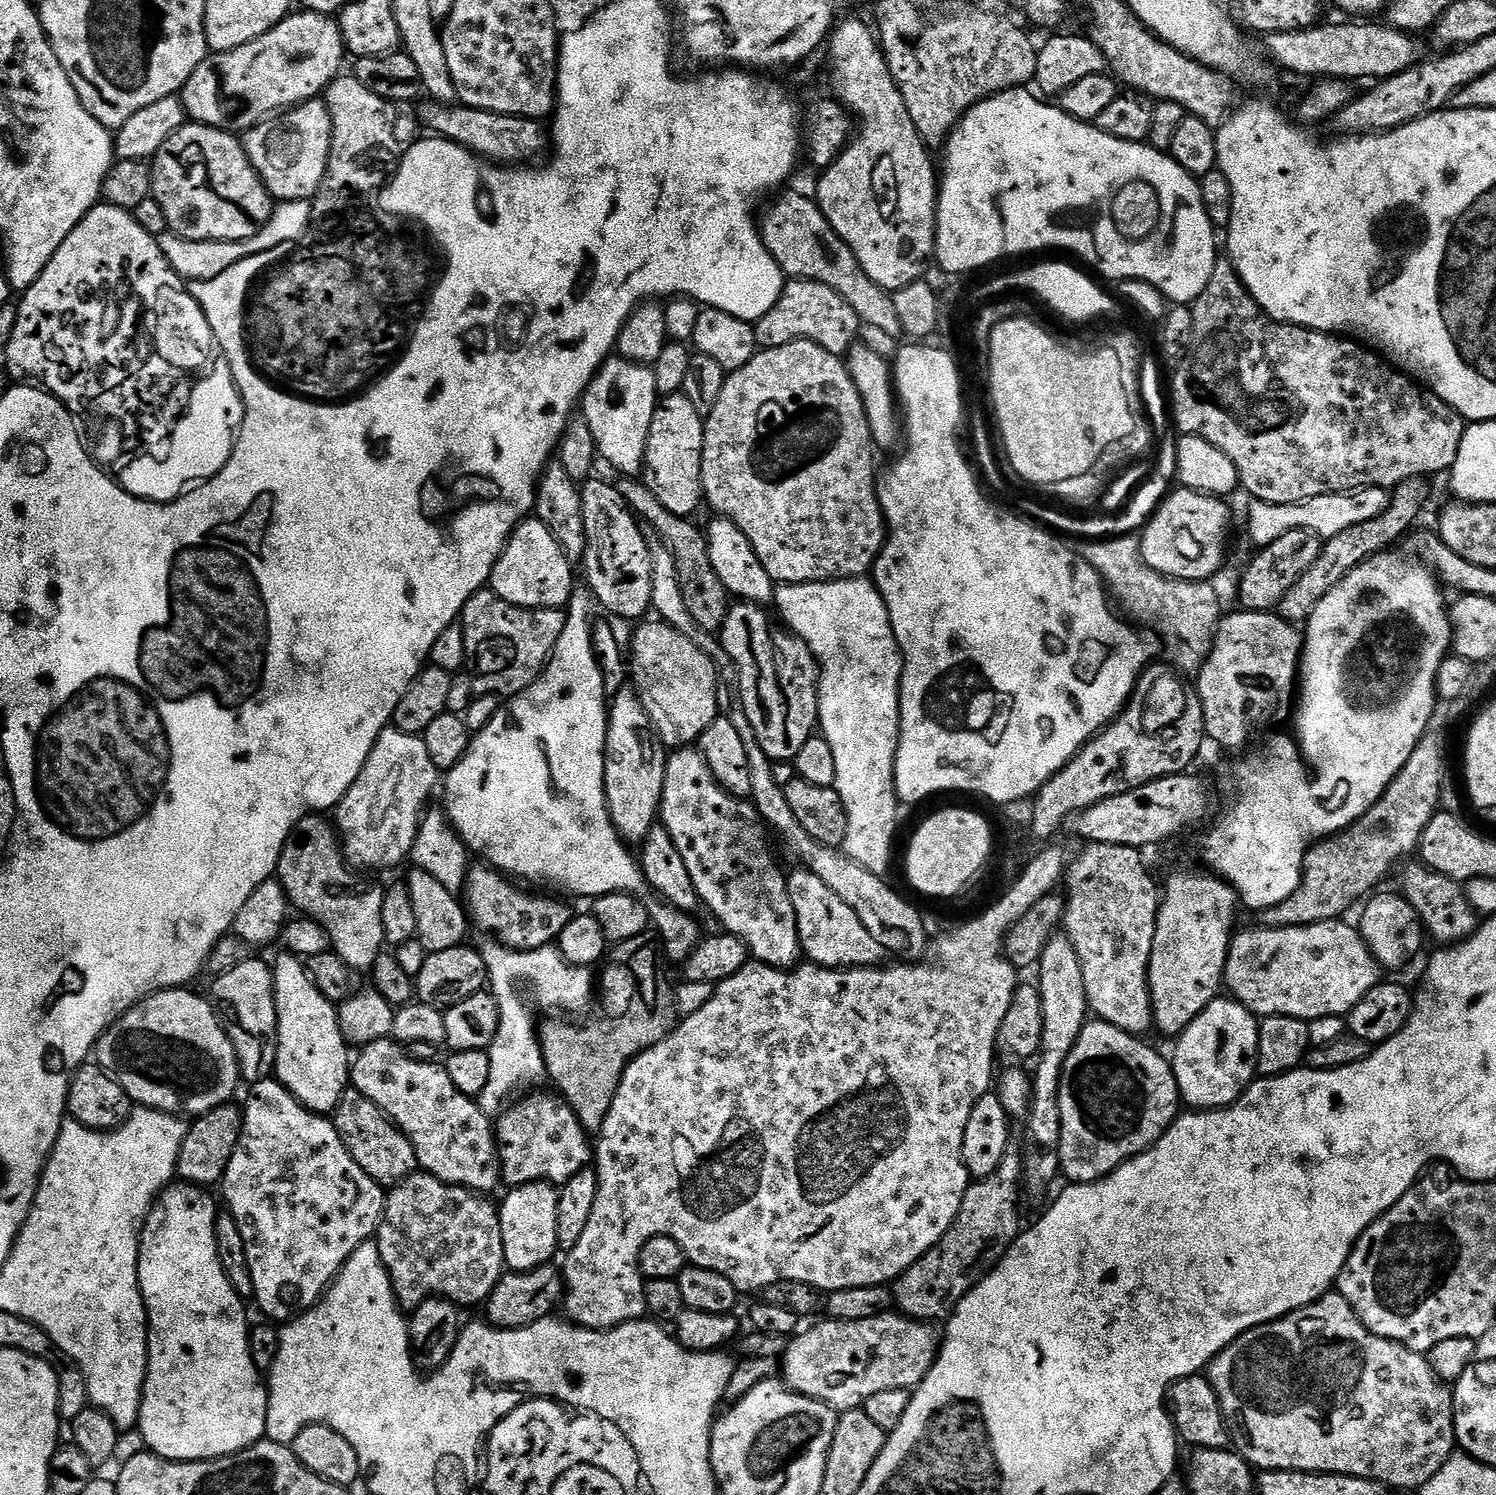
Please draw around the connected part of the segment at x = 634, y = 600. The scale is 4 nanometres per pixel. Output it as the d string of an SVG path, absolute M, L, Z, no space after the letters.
M589 478L580 489L582 514L586 518L586 550L582 567L588 588L608 612L624 620L640 622L652 606L652 559L648 536L615 483Z

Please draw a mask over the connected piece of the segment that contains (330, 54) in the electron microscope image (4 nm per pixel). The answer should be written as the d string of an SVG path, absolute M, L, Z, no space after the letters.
M298 12L254 42L246 42L246 46L208 55L184 83L182 99L187 119L243 134L255 124L327 93L328 85L341 75L346 57L340 25L323 12Z

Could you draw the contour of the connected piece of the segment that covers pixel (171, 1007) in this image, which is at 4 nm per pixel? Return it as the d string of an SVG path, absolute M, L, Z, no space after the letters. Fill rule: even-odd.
M187 987L167 988L165 992L153 992L137 1002L100 1035L94 1049L94 1060L120 1083L133 1105L195 1118L229 1103L236 1087L242 1084L242 1077L234 1042L230 1042L217 1009L216 1012L212 1009L213 1001L203 1000L198 993L188 991L192 990Z

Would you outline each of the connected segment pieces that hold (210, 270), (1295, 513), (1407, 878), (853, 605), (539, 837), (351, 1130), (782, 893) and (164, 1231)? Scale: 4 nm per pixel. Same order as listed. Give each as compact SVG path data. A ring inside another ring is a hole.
M286 200L277 203L272 209L270 222L254 234L254 238L245 240L183 240L170 231L159 236L160 249L170 262L170 266L180 276L181 280L191 282L194 280L209 280L218 278L222 270L230 270L234 262L242 262L242 258L250 258L254 254L262 254L266 250L283 249L284 244L296 240L308 228L308 223L314 220L314 208L307 200Z
M1356 488L1352 492L1322 494L1297 504L1271 504L1252 500L1248 508L1248 536L1256 543L1257 549L1270 546L1270 542L1278 542L1282 534L1290 534L1290 530L1299 528L1310 530L1321 538L1337 536L1342 534L1342 530L1378 515L1389 499L1390 492L1387 488Z
M1405 863L1399 869L1401 872L1398 888L1414 906L1416 913L1419 914L1420 921L1424 924L1425 933L1431 939L1433 936L1437 940L1435 943L1440 946L1458 944L1467 936L1472 935L1478 927L1478 917L1468 899L1464 897L1463 887L1457 881L1432 871L1423 863L1415 863Z
M857 578L854 580L827 580L826 582L810 582L809 584L776 584L776 599L774 608L780 611L780 616L785 620L787 631L797 636L802 642L808 644L808 648L816 657L816 663L820 669L820 719L818 721L819 731L830 742L830 750L834 750L834 763L838 769L836 779L836 792L842 798L842 806L846 806L846 842L843 851L848 857L853 858L859 865L866 867L876 875L885 875L890 862L892 852L892 836L896 832L896 751L900 741L900 676L904 672L904 657L898 642L894 638L894 630L890 622L890 614L882 594L876 589L875 583L868 578Z
M580 604L577 608L571 608L567 609L562 638L558 638L552 651L552 657L548 659L548 665L544 668L544 673L526 691L511 697L507 703L500 706L494 714L493 720L484 729L473 735L472 742L468 745L464 757L455 766L447 769L448 781L445 784L443 781L442 784L442 792L444 788L442 808L447 813L447 820L451 828L462 838L469 853L476 855L477 852L484 859L481 861L485 865L495 868L496 871L504 873L509 878L527 882L529 885L541 884L544 887L541 889L544 890L555 890L557 893L573 892L576 896L588 896L587 898L595 898L611 892L628 892L632 896L644 898L650 892L647 878L643 874L637 857L635 855L632 857L628 853L630 851L629 845L621 840L608 813L608 803L604 793L604 747L608 733L608 704L604 695L604 675L600 673L592 645L594 624L591 619L588 621L586 605Z
M349 1087L342 1094L334 1113L334 1123L350 1158L354 1158L354 1162L358 1162L358 1166L362 1166L362 1170L366 1170L366 1174L370 1174L370 1178L374 1178L374 1182L378 1182L381 1188L390 1190L417 1171L414 1146L406 1134L357 1088Z
M689 746L686 748L677 748L669 755L666 762L666 778L662 786L662 798L660 799L659 823L669 832L670 838L673 839L674 846L678 848L678 853L682 854L682 859L686 862L686 869L690 872L690 880L693 883L693 890L700 898L701 905L705 909L709 908L711 915L719 922L723 931L734 934L738 938L742 938L742 942L748 947L751 959L753 961L768 964L772 968L794 968L801 963L802 949L800 946L800 935L798 934L798 922L794 914L794 902L790 902L790 894L788 893L788 877L785 869L780 869L776 865L776 860L772 857L772 848L768 845L769 829L764 821L760 819L760 814L751 799L732 796L722 787L714 778L714 774L710 770L710 766L706 762L706 758L700 753L699 747Z
M173 1182L156 1198L155 1204L144 1219L144 1228L140 1232L140 1253L138 1254L138 1282L144 1305L148 1311L148 1373L144 1383L144 1397L140 1403L140 1423L138 1431L144 1436L145 1445L157 1456L165 1456L167 1460L213 1460L219 1456L233 1456L244 1448L265 1439L266 1414L268 1413L268 1389L265 1377L254 1366L254 1358L250 1358L250 1342L248 1334L248 1312L244 1309L245 1301L234 1290L230 1278L226 1278L226 1270L218 1254L216 1241L216 1217L218 1207L207 1187L198 1184Z

